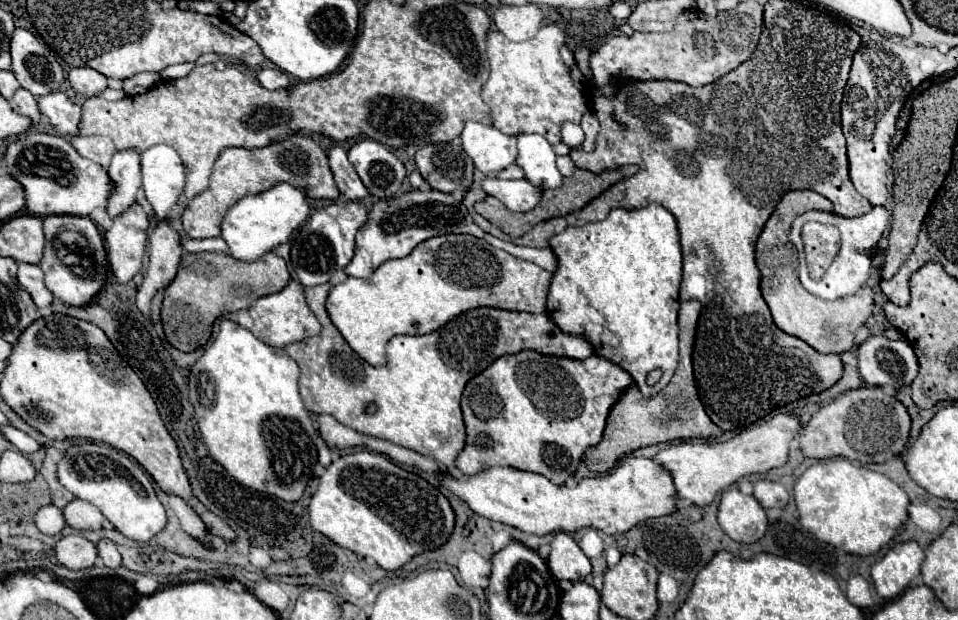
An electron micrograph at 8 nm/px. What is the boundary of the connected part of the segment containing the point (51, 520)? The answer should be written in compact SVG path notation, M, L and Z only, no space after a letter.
M54 504L44 506L38 514L36 514L36 526L38 530L42 530L44 534L58 534L64 528L66 520L60 508L56 508Z

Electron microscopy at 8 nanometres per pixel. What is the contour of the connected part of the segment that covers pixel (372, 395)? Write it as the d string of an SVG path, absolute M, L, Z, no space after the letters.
M328 284L304 288L306 304L322 324L322 332L284 348L302 370L300 396L306 410L314 414L332 414L338 422L360 434L370 434L416 450L440 466L446 466L450 472L456 470L454 460L466 442L460 396L466 382L472 378L472 366L476 376L496 358L516 354L524 348L576 360L584 360L592 354L592 346L584 336L564 334L548 314L474 308L452 318L436 332L421 336L395 336L386 345L390 347L387 363L376 368L362 360L330 322L324 308L328 288Z

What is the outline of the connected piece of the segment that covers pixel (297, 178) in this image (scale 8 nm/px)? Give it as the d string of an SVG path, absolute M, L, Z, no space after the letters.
M292 134L288 140L260 150L226 148L214 164L208 190L188 202L182 214L182 228L190 238L214 238L218 236L218 224L230 206L248 194L260 194L280 182L288 182L294 188L306 190L306 196L312 200L336 200L340 196L324 150L310 136Z

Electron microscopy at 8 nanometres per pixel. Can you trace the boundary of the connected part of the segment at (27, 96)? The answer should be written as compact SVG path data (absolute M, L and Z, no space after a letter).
M18 88L16 94L10 100L10 106L12 106L12 110L16 114L22 114L22 116L30 118L30 122L34 126L40 122L40 110L38 110L38 104L36 104L36 98L28 90Z

